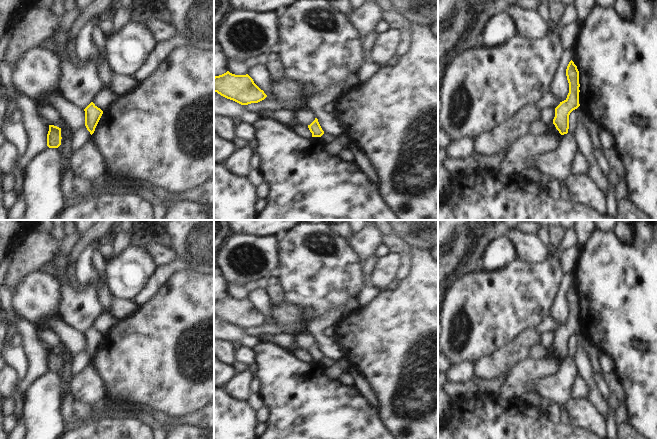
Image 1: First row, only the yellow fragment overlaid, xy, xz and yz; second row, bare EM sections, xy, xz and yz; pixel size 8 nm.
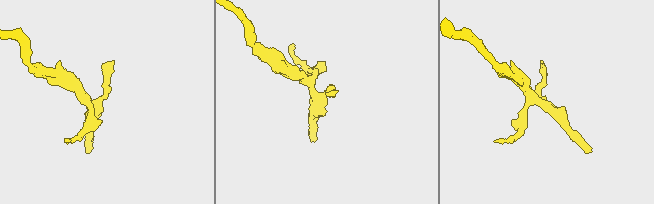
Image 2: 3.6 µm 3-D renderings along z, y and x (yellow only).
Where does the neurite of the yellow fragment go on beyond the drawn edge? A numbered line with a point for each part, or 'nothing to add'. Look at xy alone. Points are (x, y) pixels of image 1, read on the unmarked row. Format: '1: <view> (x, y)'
nothing to add

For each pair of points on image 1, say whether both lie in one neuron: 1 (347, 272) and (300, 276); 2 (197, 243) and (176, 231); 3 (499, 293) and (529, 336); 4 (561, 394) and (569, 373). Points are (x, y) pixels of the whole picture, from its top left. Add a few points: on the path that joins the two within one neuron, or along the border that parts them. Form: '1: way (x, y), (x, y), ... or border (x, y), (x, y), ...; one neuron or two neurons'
1: way (335, 272), (317, 272), (312, 274); one neuron
2: way (192, 238), (186, 232), (181, 232); one neuron
3: border (533, 328), (523, 330), (506, 344); two neurons
4: way (561, 389), (561, 382), (564, 378); one neuron

